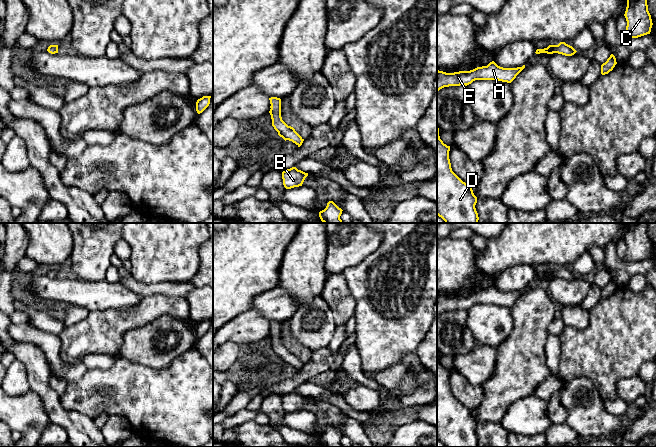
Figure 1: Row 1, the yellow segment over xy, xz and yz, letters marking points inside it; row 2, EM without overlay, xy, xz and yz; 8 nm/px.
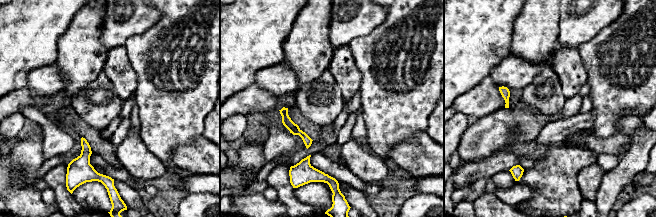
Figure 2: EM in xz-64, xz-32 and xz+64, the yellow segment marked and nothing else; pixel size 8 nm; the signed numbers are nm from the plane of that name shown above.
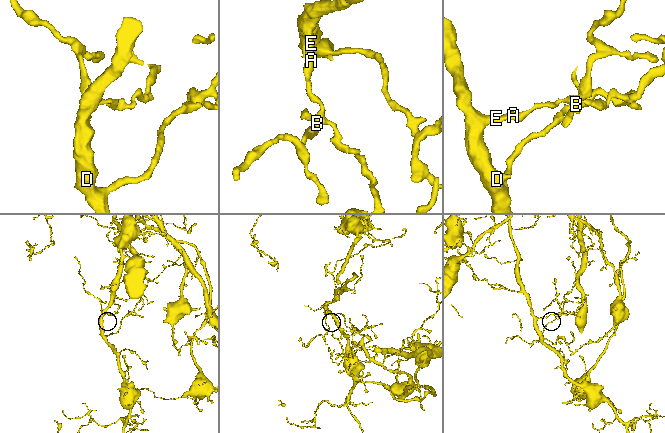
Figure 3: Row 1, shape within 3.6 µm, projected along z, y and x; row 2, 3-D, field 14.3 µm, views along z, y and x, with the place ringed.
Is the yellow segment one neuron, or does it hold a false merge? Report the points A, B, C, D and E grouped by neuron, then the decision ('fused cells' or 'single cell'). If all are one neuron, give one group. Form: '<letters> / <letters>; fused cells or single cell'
A D E / B C; fused cells

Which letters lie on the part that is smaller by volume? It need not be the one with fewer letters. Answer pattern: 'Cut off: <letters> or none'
Cut off: B, C

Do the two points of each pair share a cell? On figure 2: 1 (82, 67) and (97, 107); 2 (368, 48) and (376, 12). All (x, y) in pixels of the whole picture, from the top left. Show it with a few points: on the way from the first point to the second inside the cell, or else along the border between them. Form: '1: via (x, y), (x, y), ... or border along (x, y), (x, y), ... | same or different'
1: border along (101, 71), (71, 100) | different
2: border along (387, 12), (380, 24), (351, 41) | different

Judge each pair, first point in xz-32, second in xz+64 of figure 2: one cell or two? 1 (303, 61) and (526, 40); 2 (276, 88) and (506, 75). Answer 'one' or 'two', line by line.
1: one
2: one

